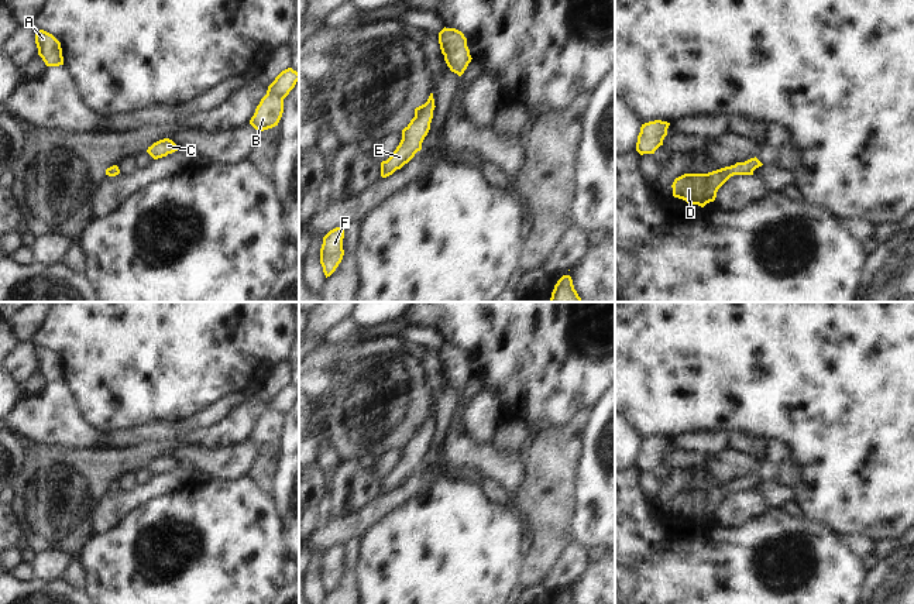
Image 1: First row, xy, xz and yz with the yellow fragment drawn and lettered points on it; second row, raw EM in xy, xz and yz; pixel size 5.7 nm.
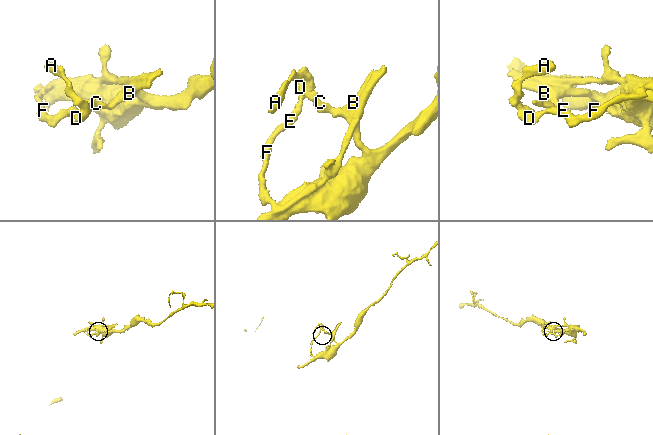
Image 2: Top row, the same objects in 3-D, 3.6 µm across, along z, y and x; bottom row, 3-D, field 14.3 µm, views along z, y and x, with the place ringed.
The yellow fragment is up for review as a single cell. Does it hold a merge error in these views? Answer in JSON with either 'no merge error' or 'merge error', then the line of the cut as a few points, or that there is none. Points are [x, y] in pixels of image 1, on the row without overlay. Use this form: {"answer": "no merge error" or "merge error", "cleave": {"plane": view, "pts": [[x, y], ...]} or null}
{"answer": "no merge error", "cleave": null}

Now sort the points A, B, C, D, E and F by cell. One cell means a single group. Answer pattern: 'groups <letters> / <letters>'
groups A B C D E F

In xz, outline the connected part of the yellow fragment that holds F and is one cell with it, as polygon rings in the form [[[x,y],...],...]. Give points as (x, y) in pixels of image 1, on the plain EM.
[[[336,543],[323,553],[323,560],[320,564],[320,580],[323,583],[326,594],[336,587],[336,584],[343,576],[344,572],[343,555],[344,555],[343,543]]]

